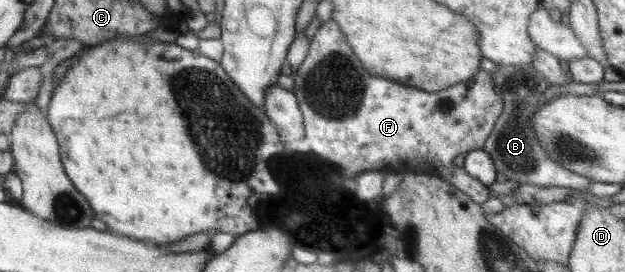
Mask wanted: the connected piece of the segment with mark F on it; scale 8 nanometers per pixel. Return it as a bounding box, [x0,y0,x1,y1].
[293,20,504,206]

